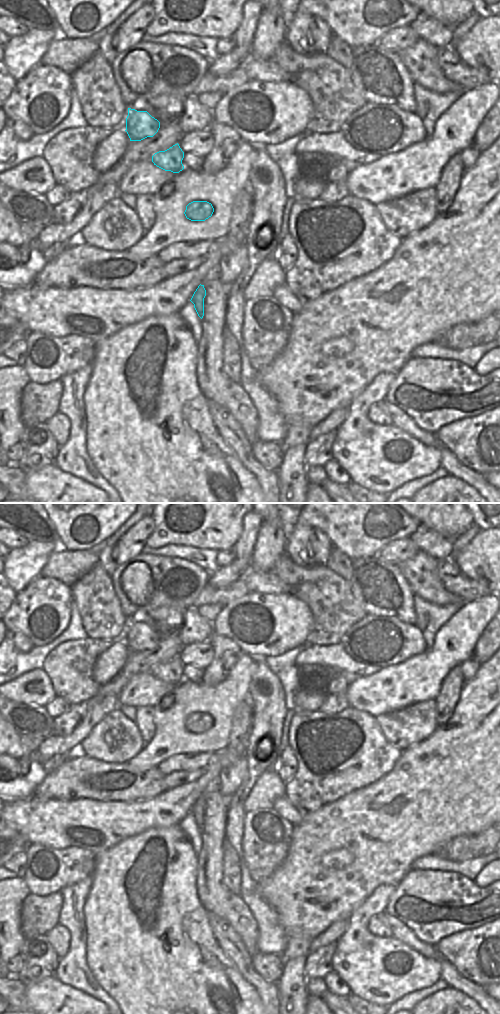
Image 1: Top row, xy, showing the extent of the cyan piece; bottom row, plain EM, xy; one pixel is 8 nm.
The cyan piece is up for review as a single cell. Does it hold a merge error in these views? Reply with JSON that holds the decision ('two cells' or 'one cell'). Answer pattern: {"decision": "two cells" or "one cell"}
{"decision": "two cells"}

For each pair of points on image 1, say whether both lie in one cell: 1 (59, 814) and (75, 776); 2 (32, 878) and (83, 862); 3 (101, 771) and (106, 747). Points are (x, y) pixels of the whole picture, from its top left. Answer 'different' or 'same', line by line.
1: different
2: same
3: different

